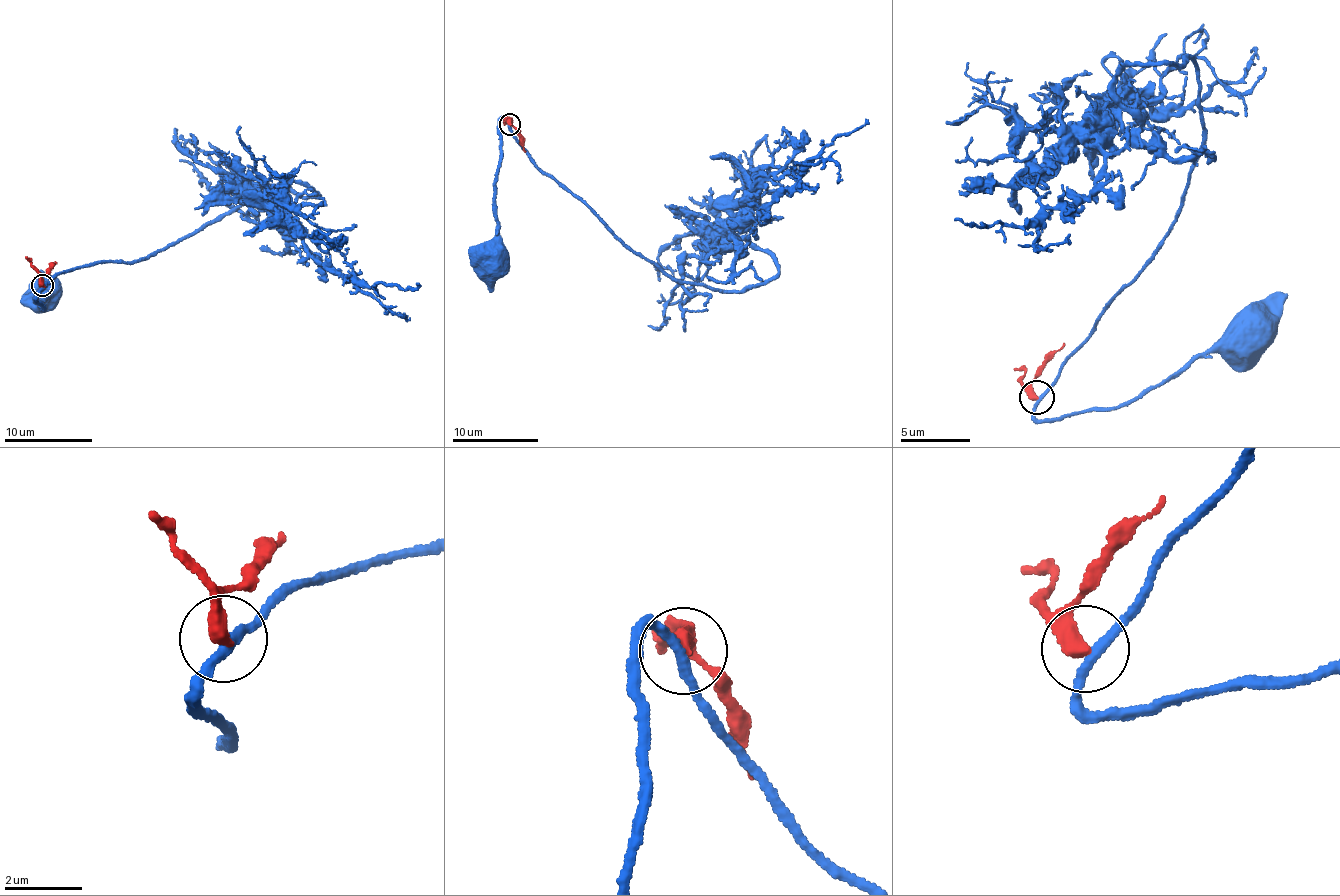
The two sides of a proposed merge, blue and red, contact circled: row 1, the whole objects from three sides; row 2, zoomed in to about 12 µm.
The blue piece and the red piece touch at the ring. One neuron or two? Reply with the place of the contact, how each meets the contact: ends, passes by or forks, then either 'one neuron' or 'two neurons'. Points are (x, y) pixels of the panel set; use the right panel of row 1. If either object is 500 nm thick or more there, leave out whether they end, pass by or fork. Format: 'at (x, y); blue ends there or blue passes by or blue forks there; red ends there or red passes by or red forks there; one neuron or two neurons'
at (1036, 397); blue passes by; red ends there; two neurons

